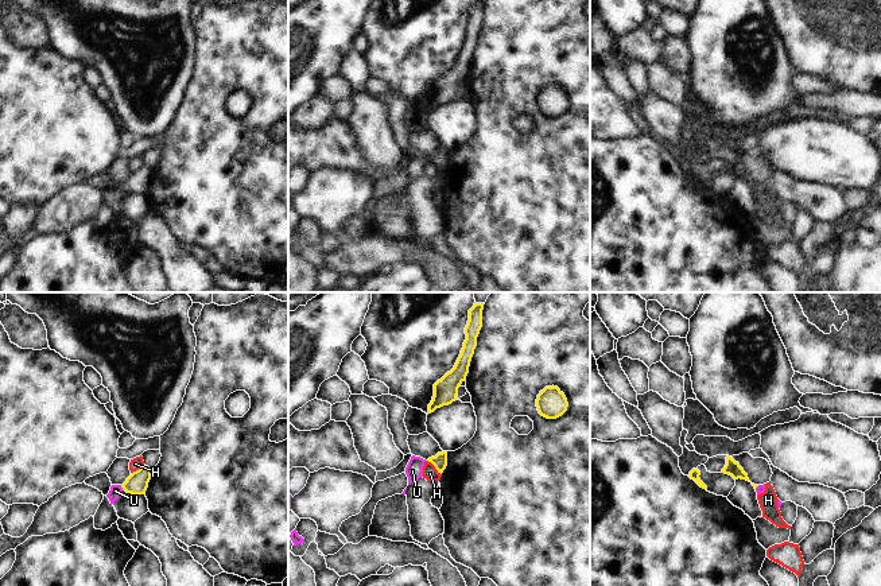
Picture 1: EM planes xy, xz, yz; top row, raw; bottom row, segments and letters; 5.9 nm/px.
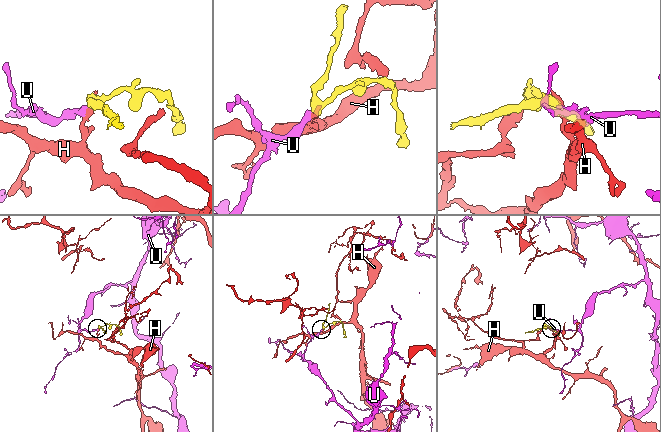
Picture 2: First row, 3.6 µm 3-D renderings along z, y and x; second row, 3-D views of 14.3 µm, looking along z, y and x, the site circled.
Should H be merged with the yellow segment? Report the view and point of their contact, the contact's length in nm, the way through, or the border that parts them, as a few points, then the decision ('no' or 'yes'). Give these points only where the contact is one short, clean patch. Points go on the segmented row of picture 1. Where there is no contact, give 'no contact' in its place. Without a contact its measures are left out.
contact xz (435, 468); length 130 nm; border xz (427, 460), (441, 474); no

